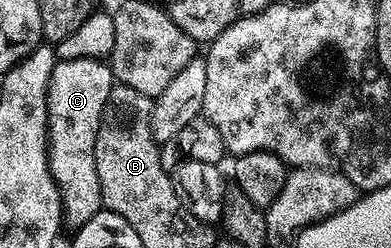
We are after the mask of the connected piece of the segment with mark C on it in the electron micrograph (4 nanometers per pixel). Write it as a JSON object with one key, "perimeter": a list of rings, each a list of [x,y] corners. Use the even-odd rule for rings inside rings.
{"perimeter":[[[101,58],[58,59],[48,77],[46,156],[50,158],[50,172],[62,198],[62,217],[65,226],[70,229],[88,225],[88,221],[103,210],[94,150],[104,105],[108,101],[108,93],[112,93],[115,86],[110,64]]]}

